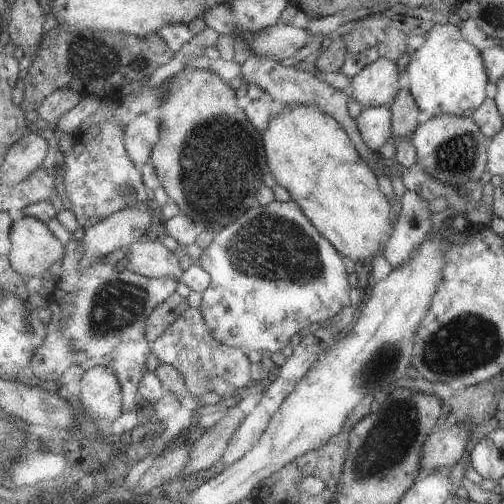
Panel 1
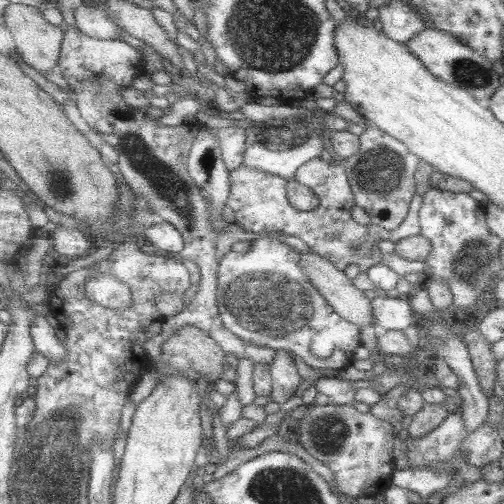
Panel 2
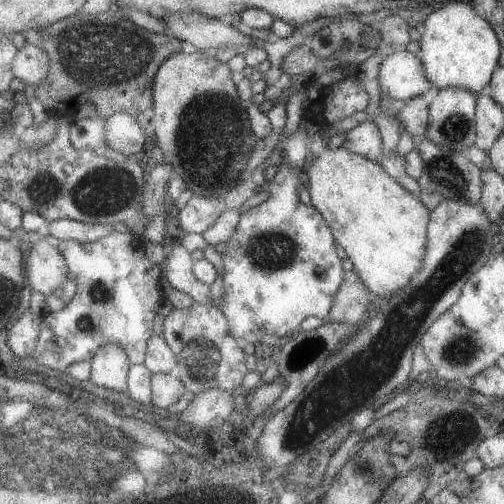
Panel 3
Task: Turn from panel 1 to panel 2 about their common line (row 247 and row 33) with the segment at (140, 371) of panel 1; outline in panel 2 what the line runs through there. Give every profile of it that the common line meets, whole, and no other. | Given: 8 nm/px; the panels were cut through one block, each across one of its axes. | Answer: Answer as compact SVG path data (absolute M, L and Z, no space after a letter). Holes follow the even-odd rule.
M69 28L63 40L63 52L61 52L61 60L59 60L61 72L67 80L91 80L91 76L107 76L111 78L111 82L123 86L123 88L131 88L137 82L137 76L145 72L143 68L143 54L139 54L137 50L133 50L129 46L129 42L121 42L121 40L97 40L91 38L87 34L83 34L79 28Z

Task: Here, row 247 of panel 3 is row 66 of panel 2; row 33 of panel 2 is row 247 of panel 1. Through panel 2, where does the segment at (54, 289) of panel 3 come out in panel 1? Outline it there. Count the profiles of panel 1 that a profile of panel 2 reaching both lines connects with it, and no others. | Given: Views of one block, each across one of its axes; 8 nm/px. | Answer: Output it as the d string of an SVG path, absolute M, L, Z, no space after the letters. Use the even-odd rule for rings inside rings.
M25 214L19 220L15 220L9 240L9 262L13 270L21 274L25 280L31 276L41 278L57 260L63 260L67 254L67 248L49 230L47 222Z

